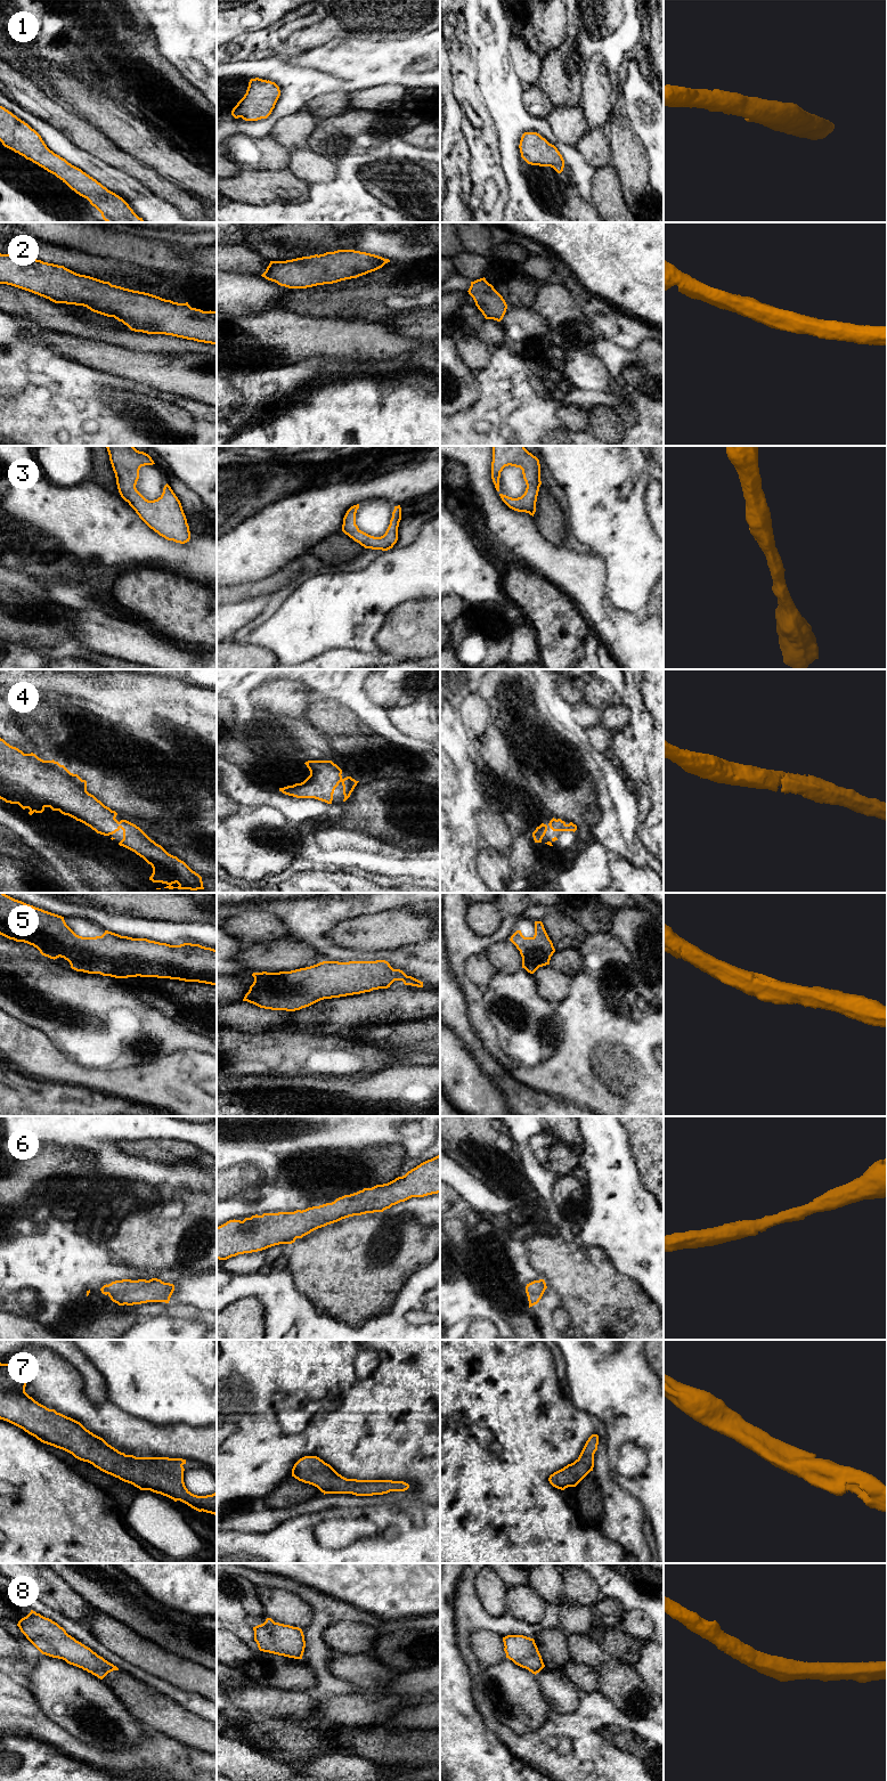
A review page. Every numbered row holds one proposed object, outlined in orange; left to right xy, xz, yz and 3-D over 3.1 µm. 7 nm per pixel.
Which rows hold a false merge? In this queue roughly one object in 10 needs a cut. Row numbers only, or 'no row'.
no row

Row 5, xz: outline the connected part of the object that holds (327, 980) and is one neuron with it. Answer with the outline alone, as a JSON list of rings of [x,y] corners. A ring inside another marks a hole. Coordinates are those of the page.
[[[385,960],[376,961],[323,961],[317,965],[291,971],[253,973],[253,984],[243,1001],[260,1008],[271,1010],[295,1011],[309,1007],[320,1000],[340,998],[388,989],[394,981],[402,981],[405,985],[423,987],[423,982],[407,976],[400,969],[393,969]]]

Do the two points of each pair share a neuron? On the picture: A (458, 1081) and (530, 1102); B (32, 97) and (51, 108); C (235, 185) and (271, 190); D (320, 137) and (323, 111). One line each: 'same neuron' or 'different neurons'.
A: different neurons
B: same neuron
C: same neuron
D: different neurons

